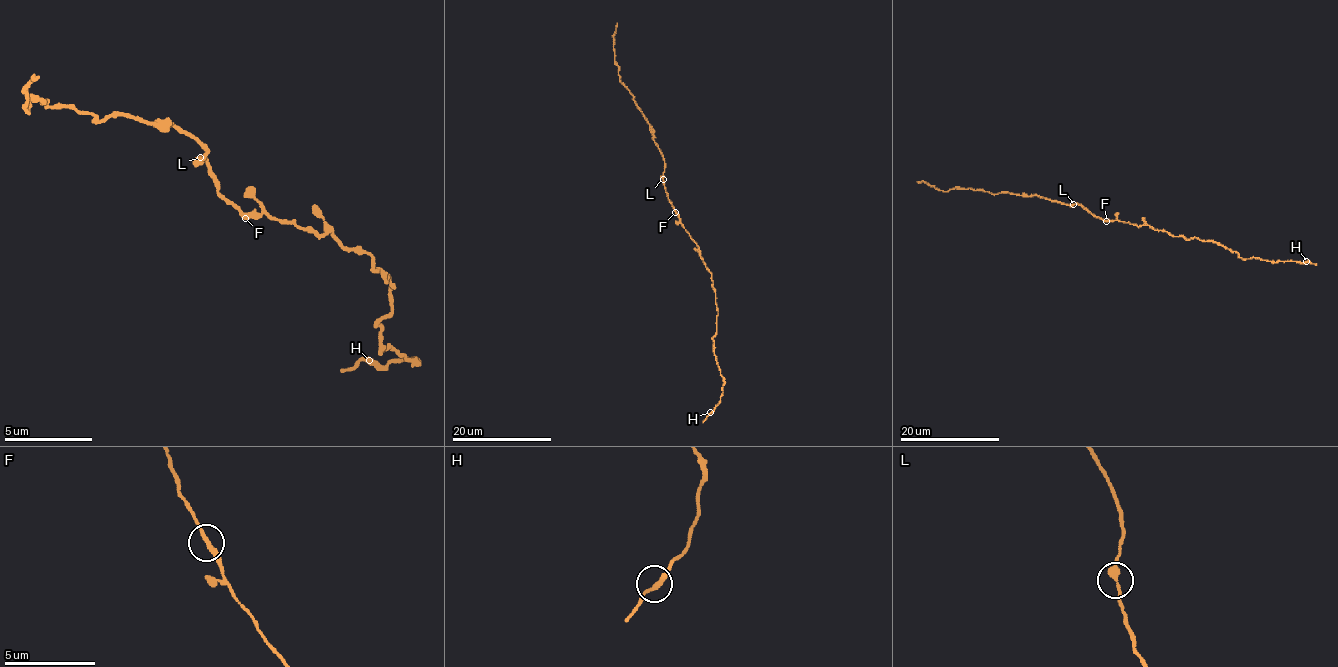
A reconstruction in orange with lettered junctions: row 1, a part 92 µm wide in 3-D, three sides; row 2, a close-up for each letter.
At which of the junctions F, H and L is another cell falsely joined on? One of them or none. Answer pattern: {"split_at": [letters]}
{"split_at": []}

